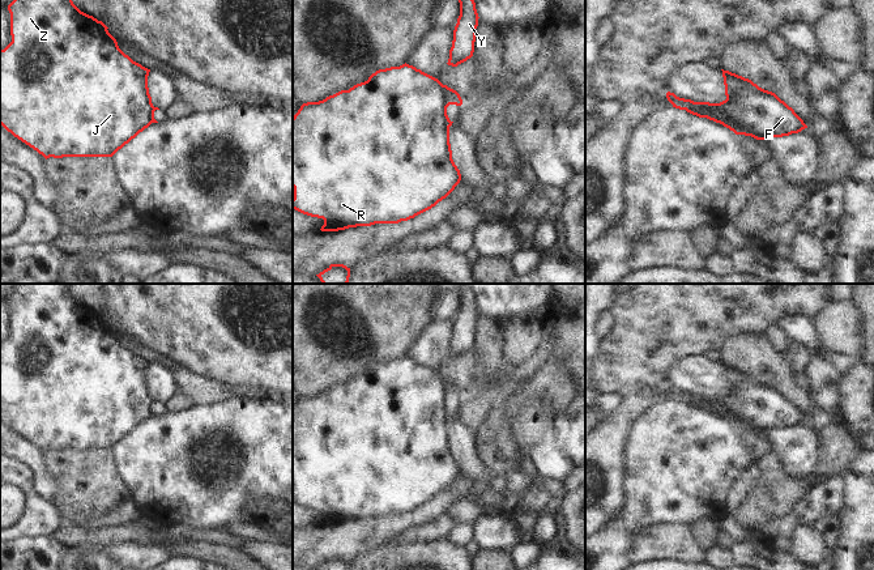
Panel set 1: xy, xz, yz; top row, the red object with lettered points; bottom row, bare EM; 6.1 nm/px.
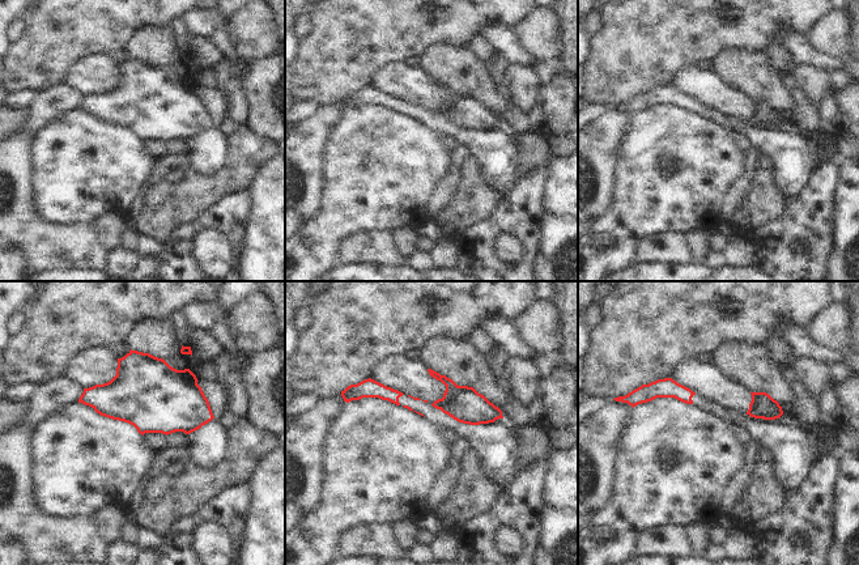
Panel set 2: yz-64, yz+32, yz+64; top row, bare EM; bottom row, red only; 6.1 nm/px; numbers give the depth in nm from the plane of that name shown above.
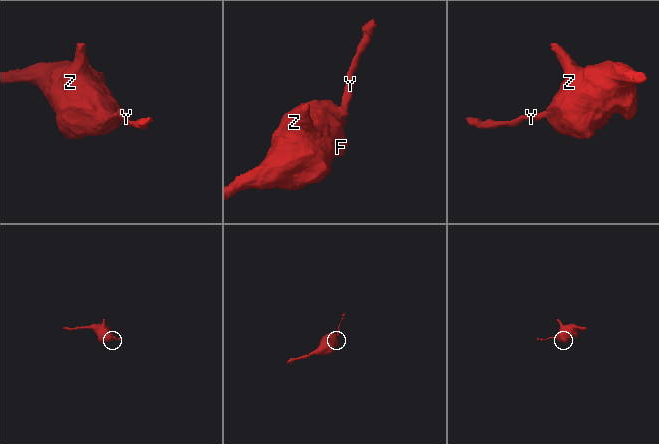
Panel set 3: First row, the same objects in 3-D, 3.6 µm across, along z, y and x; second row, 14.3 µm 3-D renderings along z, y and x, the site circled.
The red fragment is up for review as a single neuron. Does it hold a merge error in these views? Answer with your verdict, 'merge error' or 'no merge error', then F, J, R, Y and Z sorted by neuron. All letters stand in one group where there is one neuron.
merge error; F J R Z / Y

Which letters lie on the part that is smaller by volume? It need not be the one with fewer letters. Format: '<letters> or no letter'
Y

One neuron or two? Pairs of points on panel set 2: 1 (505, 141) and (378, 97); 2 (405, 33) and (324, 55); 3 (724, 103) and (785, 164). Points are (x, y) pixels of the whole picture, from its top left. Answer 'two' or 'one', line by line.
1: one
2: one
3: two

